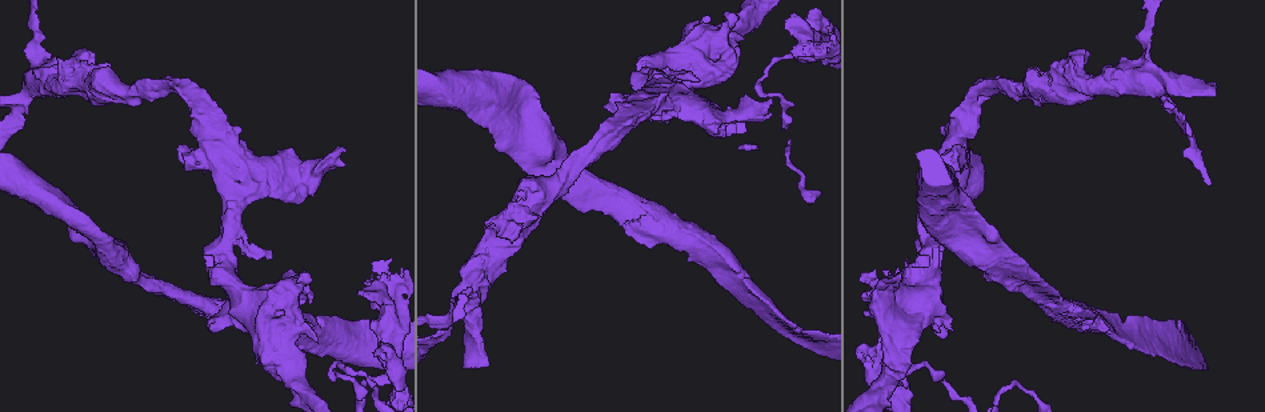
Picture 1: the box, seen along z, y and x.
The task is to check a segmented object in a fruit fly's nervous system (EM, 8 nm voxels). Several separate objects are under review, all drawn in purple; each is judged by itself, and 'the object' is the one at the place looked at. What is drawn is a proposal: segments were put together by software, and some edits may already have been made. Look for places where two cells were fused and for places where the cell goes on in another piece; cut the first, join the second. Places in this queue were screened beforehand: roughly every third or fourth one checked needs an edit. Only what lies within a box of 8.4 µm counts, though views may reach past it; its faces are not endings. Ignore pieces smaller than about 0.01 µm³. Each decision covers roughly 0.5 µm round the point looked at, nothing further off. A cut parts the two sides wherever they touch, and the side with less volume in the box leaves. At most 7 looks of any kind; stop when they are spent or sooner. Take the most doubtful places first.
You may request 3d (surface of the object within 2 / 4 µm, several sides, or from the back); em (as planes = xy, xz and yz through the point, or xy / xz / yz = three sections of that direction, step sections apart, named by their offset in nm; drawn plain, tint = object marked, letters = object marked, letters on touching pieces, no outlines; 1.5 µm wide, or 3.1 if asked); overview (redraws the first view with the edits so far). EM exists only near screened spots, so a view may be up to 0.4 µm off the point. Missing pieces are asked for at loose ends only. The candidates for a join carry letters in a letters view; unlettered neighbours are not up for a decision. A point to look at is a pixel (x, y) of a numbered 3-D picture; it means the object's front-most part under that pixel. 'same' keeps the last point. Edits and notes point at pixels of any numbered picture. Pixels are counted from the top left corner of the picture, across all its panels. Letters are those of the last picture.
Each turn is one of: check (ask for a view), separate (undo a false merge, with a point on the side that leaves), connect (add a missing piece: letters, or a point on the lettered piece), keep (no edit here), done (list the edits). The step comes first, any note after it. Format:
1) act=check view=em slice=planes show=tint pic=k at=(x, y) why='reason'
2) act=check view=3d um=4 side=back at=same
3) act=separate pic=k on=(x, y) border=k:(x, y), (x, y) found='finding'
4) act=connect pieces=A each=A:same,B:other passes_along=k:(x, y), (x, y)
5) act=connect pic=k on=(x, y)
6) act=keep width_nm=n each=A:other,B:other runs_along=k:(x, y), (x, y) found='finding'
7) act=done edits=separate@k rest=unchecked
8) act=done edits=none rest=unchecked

act=check view=em slice=xz step=8 show=tint pic=1 at=(695, 82) why='branch stops here'

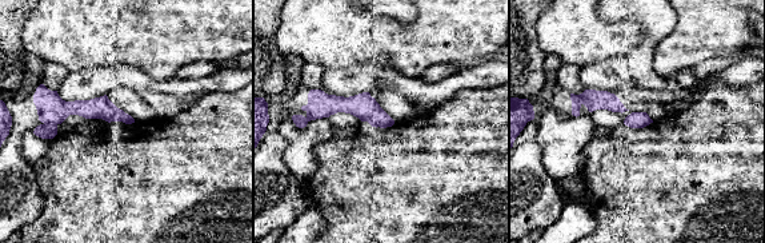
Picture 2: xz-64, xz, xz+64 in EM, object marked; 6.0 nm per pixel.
act=check view=em slice=planes show=letters at=same

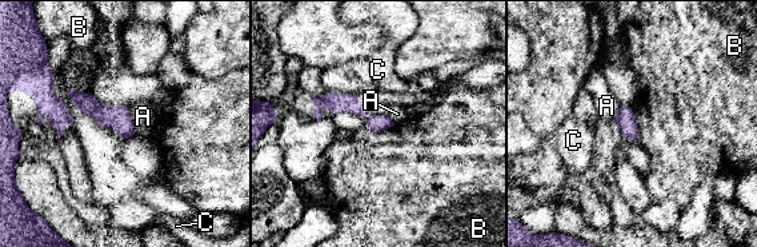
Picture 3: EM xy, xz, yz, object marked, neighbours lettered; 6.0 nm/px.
act=keep each=A:other,B:other,C:other found='no lettered piece goes on from it'

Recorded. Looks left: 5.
act=check view=em slice=planes show=plain pic=1 at=(1214, 96) why='an open end'

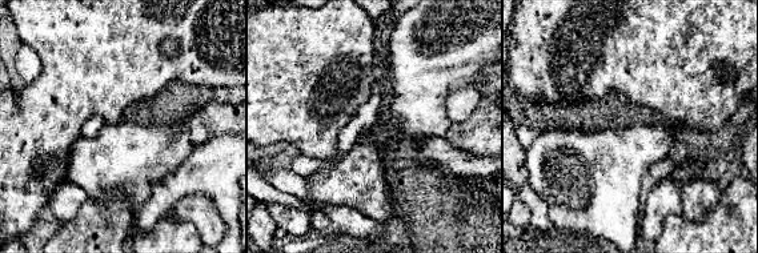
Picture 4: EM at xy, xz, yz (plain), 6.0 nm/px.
act=check view=em slice=planes show=tint at=same

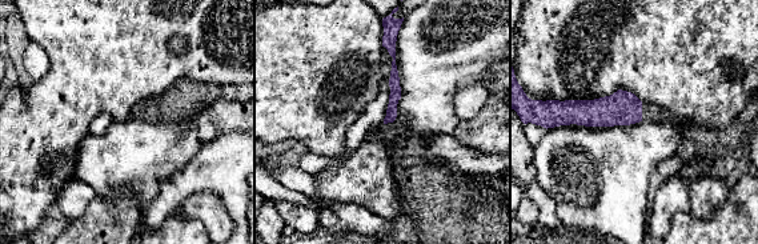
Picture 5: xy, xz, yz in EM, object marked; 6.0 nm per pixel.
act=check view=em slice=planes show=letters at=same why='what lies round it'

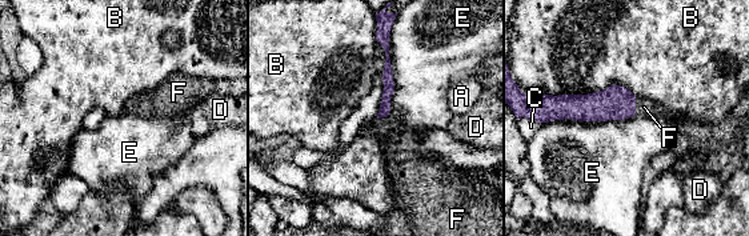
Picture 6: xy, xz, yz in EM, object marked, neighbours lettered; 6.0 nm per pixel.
act=connect pieces=F each=A:other,B:other,C:other,D:other,E:other,F:same found='it goes on there'

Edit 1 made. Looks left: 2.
act=done edits=connect@6 rest=unchecked

